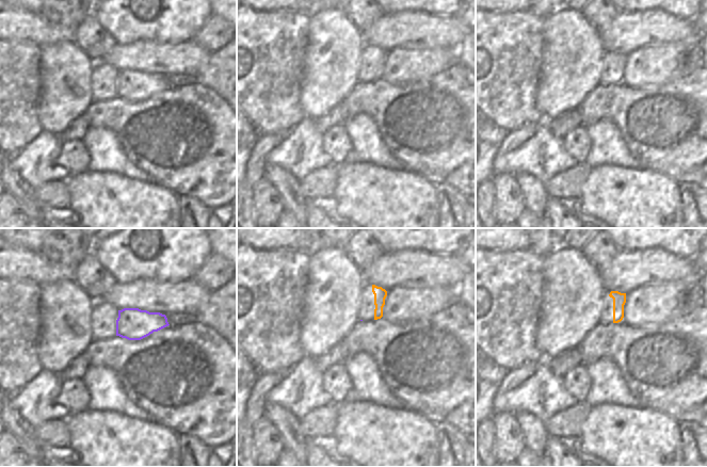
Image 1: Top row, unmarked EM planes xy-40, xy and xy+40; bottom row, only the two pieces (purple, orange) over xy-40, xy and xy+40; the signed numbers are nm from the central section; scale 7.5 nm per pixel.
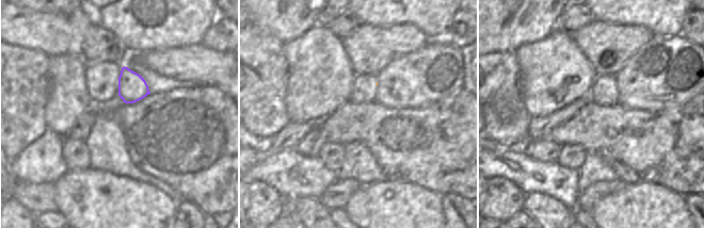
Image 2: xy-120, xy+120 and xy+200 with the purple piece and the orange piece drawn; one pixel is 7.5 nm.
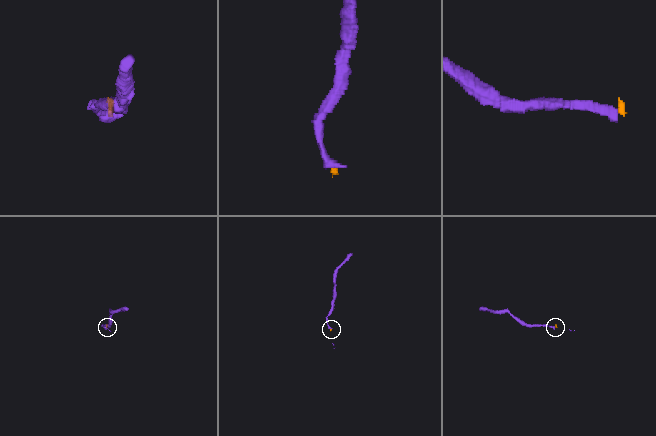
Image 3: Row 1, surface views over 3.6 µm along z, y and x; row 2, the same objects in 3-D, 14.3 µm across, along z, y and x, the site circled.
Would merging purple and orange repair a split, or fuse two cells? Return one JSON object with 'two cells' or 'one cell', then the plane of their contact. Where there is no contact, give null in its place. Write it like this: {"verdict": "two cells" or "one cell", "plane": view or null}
{"verdict": "two cells", "plane": null}

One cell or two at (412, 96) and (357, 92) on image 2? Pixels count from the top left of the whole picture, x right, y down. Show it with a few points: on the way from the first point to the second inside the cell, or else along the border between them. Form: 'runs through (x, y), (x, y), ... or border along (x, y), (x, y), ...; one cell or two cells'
border along (378, 85), (376, 100); two cells

